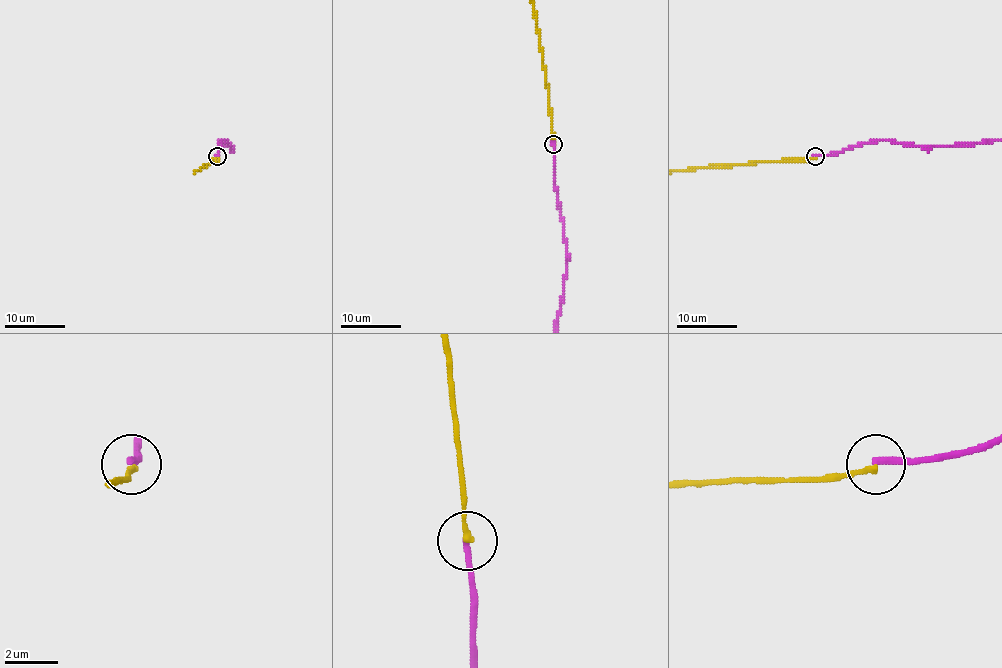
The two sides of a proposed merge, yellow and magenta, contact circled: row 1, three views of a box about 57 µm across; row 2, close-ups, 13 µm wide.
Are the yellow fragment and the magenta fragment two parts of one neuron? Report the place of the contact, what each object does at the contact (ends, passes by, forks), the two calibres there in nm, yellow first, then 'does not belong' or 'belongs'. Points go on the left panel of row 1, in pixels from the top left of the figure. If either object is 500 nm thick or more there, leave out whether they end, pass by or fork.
at (217, 156); yellow ends there; magenta ends there; 240 nm thick on the yellow side, 240 nm on the other; does not belong

